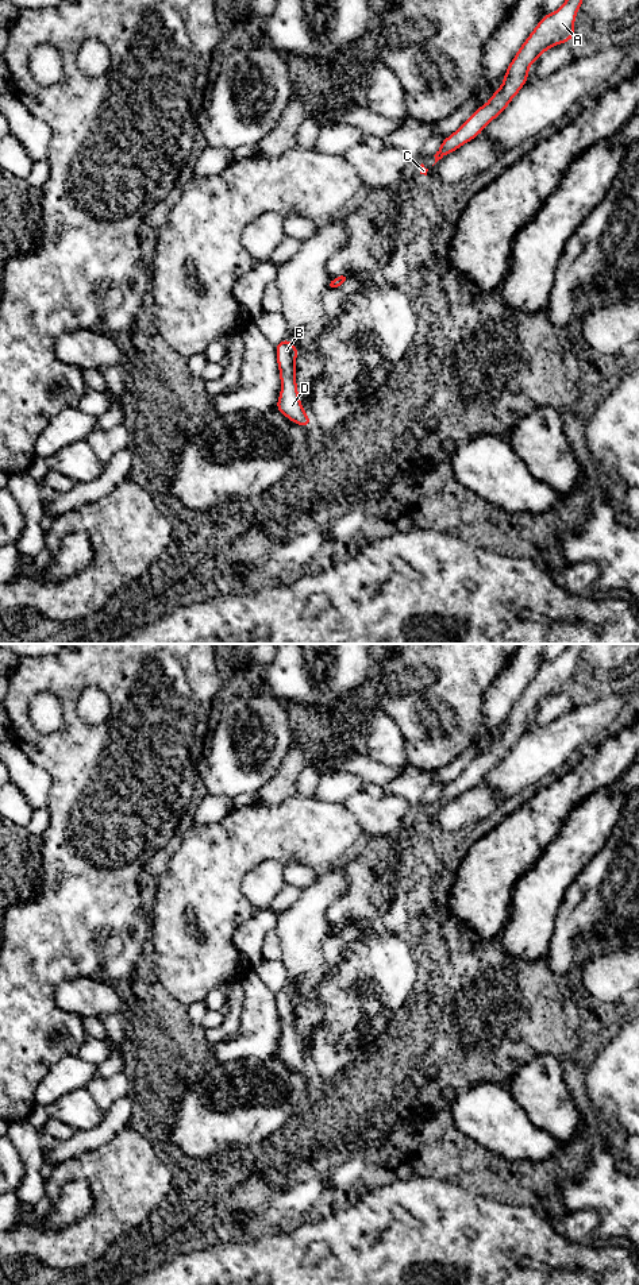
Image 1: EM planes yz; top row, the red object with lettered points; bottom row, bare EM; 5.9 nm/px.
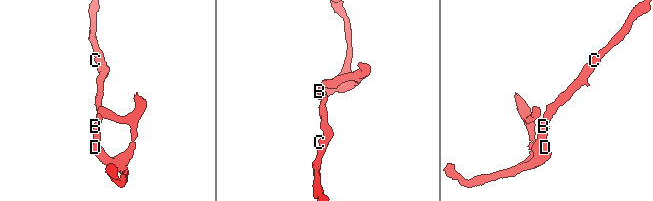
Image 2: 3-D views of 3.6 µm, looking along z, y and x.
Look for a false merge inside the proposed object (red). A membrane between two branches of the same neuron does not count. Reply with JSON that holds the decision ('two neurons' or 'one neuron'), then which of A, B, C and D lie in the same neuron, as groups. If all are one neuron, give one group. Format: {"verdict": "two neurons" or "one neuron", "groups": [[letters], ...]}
{"verdict": "one neuron", "groups": [["A", "B", "C", "D"]]}

